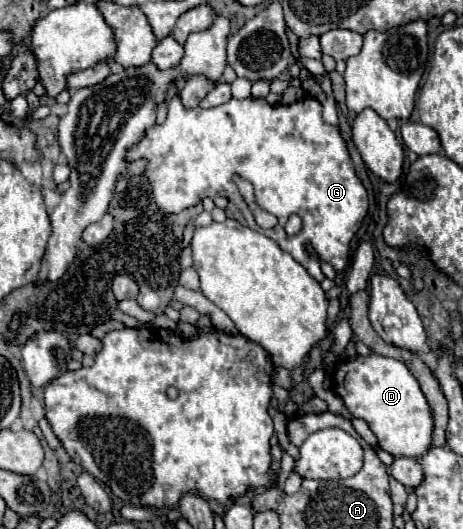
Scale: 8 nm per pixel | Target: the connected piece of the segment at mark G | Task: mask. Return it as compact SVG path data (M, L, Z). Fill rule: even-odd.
M176 95L176 97L170 101L170 109L168 109L166 121L164 121L162 125L158 125L158 123L152 125L152 127L144 133L144 137L142 137L138 143L134 143L134 145L126 151L126 157L124 157L124 159L126 159L126 163L134 163L134 161L138 161L138 159L146 159L144 177L148 179L148 183L150 183L150 187L152 187L152 193L154 193L154 199L156 199L156 205L158 205L162 211L166 211L166 213L180 213L180 211L184 211L184 209L188 209L188 207L194 207L196 203L202 203L202 199L206 199L206 197L210 197L210 199L214 199L214 197L226 197L228 201L232 201L232 203L242 211L242 215L244 215L244 219L248 221L248 227L250 227L250 229L262 231L266 237L274 239L274 241L276 241L284 251L288 251L300 265L304 265L306 271L308 271L316 281L322 281L322 279L324 279L324 273L322 273L322 269L320 269L320 261L318 261L318 259L328 261L336 271L342 271L342 269L344 269L344 265L346 265L346 261L348 261L348 253L350 253L350 241L352 241L352 237L356 235L356 231L360 229L360 223L362 223L362 219L366 217L366 211L368 211L368 193L366 193L362 181L360 181L358 175L356 175L354 163L352 163L350 153L348 153L348 149L346 149L346 143L344 143L344 139L342 139L342 135L340 135L340 129L334 127L334 125L324 123L324 119L322 119L322 105L320 105L320 101L314 99L314 97L304 97L304 99L294 101L294 103L290 103L290 105L284 105L284 103L270 105L266 99L250 99L250 97L238 101L238 99L232 97L228 103L224 103L224 105L220 105L220 107L212 107L212 109L202 109L202 107L186 109L186 107L182 105L180 97ZM234 175L238 175L240 179L250 181L250 183L254 185L254 199L256 199L256 203L258 203L264 211L268 211L268 213L272 213L272 215L278 217L278 225L276 225L274 229L260 229L260 227L256 225L254 215L252 215L252 211L248 209L248 203L246 203L244 197L240 195L238 185L232 181ZM290 215L298 215L298 217L302 219L302 229L300 229L300 233L296 233L294 237L288 237L286 231L284 231L284 225L286 225L286 221L288 221ZM306 241L312 243L312 247L314 247L318 259L310 257L310 255L304 251L304 243L306 243Z

